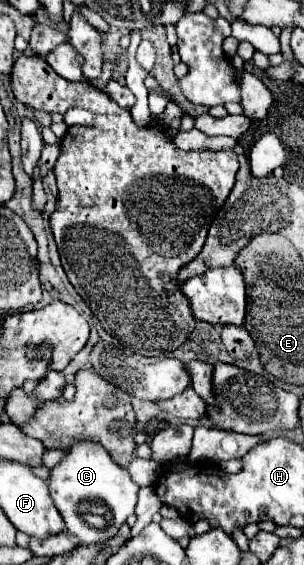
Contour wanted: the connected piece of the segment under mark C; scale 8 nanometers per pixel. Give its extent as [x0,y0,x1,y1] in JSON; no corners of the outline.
[46,440,138,544]

